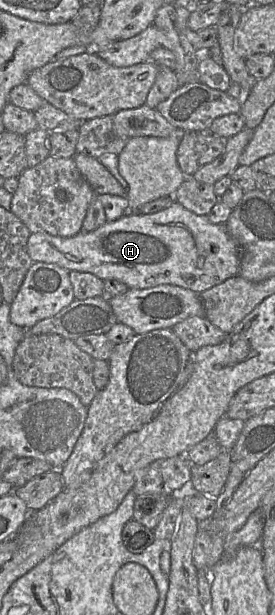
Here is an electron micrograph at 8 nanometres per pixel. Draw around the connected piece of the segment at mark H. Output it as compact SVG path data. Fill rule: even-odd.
M176 200L168 208L156 213L126 214L94 231L80 231L73 237L53 236L45 232L31 233L27 251L33 262L53 263L68 271L92 273L102 280L118 280L129 289L170 284L201 293L237 276L240 265L238 245L227 232L225 224L213 224L207 215L197 215Z

